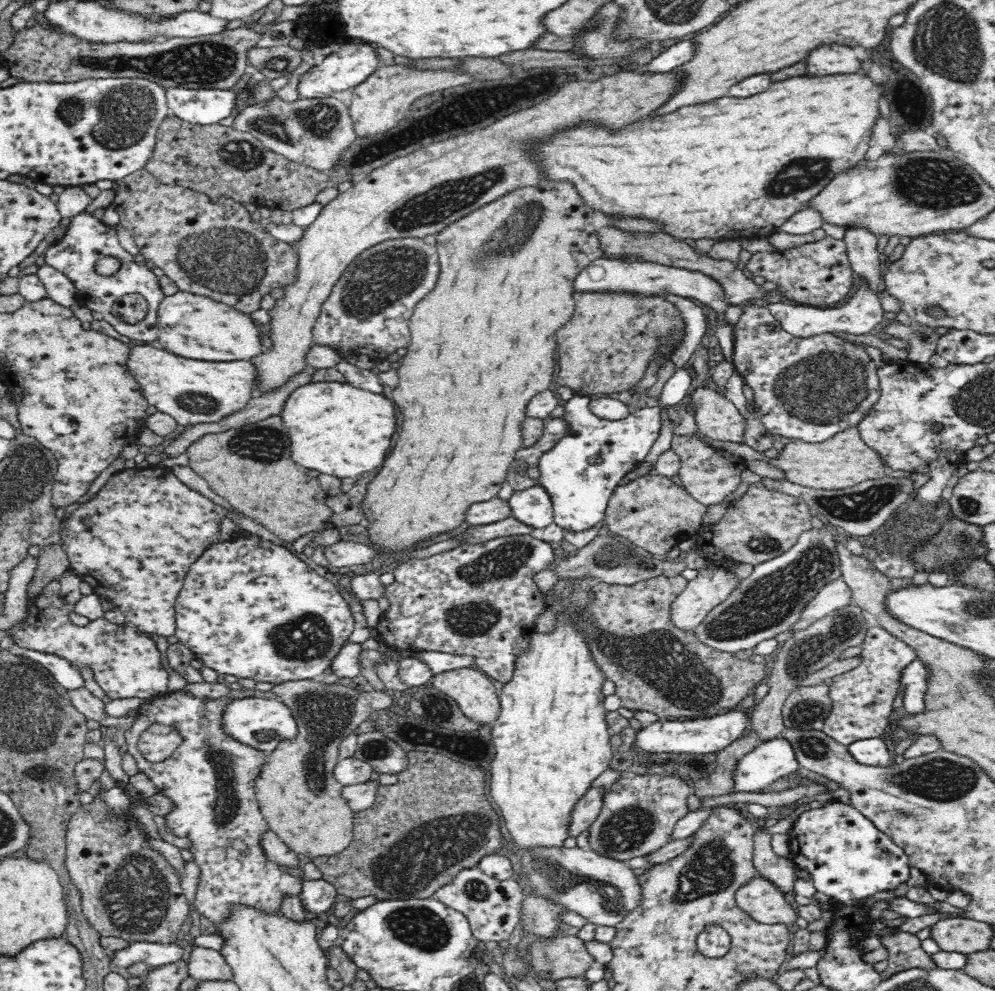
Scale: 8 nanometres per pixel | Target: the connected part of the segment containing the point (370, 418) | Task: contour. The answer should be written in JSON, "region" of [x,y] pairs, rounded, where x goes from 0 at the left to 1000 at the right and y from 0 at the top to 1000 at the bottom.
{"region":[[[313,385],[297,391],[281,419],[291,436],[293,464],[338,482],[358,482],[382,470],[400,428],[394,405],[348,385]]]}

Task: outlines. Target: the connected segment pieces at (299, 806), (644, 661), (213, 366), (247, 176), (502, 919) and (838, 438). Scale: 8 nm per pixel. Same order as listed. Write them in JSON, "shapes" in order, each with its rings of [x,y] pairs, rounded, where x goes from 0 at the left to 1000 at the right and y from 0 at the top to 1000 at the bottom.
{"shapes":[[[[316,685],[297,686],[286,690],[273,692],[271,696],[281,709],[291,715],[299,734],[297,745],[281,747],[277,756],[263,771],[256,787],[256,804],[264,825],[269,830],[271,839],[276,840],[293,859],[309,862],[312,866],[322,863],[333,863],[346,858],[354,848],[355,820],[345,807],[345,791],[336,785],[335,777],[341,769],[341,753],[354,741],[360,733],[372,728],[375,719],[390,716],[395,706],[392,698],[365,698],[346,690],[326,690],[316,688]]],[[[685,580],[669,582],[658,581],[653,585],[645,585],[635,591],[609,589],[602,587],[597,591],[599,603],[597,607],[581,620],[579,629],[589,641],[595,663],[618,692],[624,712],[634,717],[654,718],[663,726],[702,726],[730,720],[728,714],[736,714],[752,698],[772,684],[768,667],[754,669],[742,666],[734,658],[724,658],[702,648],[695,636],[687,637],[679,634],[672,625],[674,607],[690,590]]],[[[131,347],[130,358],[126,365],[127,372],[132,376],[143,402],[159,416],[171,419],[181,431],[198,426],[213,426],[234,417],[245,410],[253,402],[256,371],[247,363],[227,365],[211,365],[206,363],[188,362],[153,348]]],[[[172,114],[159,129],[157,149],[146,171],[163,186],[201,194],[212,202],[228,199],[248,209],[265,207],[291,215],[315,206],[318,197],[330,190],[329,174],[269,151],[251,134],[219,124],[193,125]]],[[[478,874],[460,880],[454,890],[440,896],[433,906],[463,920],[471,928],[474,942],[480,949],[501,951],[513,947],[515,938],[523,930],[528,904],[516,886],[498,888]]],[[[861,428],[854,429],[826,446],[795,443],[780,461],[768,464],[776,472],[782,473],[792,486],[818,494],[846,494],[869,484],[889,482],[890,471],[880,456],[868,448]]]]}

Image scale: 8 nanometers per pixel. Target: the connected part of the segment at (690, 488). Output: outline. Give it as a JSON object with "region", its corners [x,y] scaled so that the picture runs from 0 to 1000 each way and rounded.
{"region":[[[676,437],[674,452],[677,453],[683,463],[683,472],[681,472],[683,488],[697,505],[710,511],[720,509],[728,505],[732,498],[738,496],[742,486],[744,486],[744,478],[751,473],[749,464],[744,460],[708,448],[697,439],[679,439]]]}

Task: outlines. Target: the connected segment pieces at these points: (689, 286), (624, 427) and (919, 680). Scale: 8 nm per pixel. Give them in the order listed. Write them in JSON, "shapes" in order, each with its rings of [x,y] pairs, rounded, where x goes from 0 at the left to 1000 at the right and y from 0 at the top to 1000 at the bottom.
{"shapes":[[[[608,259],[599,262],[592,268],[589,268],[581,281],[579,281],[579,295],[618,295],[619,297],[638,297],[638,299],[669,299],[669,297],[675,297],[679,300],[684,300],[685,302],[696,302],[704,303],[709,308],[716,310],[718,313],[724,317],[724,328],[722,334],[720,335],[720,340],[723,343],[724,349],[726,350],[726,357],[728,357],[729,362],[735,364],[735,355],[738,351],[738,331],[728,326],[727,315],[730,309],[732,309],[732,303],[728,302],[729,297],[725,292],[725,289],[713,279],[706,276],[705,274],[691,273],[685,270],[673,269],[670,267],[665,267],[653,263],[637,263],[630,264],[628,259]]],[[[578,399],[566,406],[565,424],[569,426],[570,437],[552,455],[541,461],[540,488],[552,499],[556,511],[556,524],[564,533],[583,536],[597,531],[605,524],[621,486],[626,480],[643,471],[655,448],[665,434],[663,424],[664,410],[648,411],[639,414],[639,418],[623,424],[607,424],[592,413],[592,402]]],[[[919,665],[907,674],[903,689],[905,689],[905,695],[907,694],[908,717],[923,720],[929,716],[931,682],[933,682],[933,677],[924,666]]]]}

